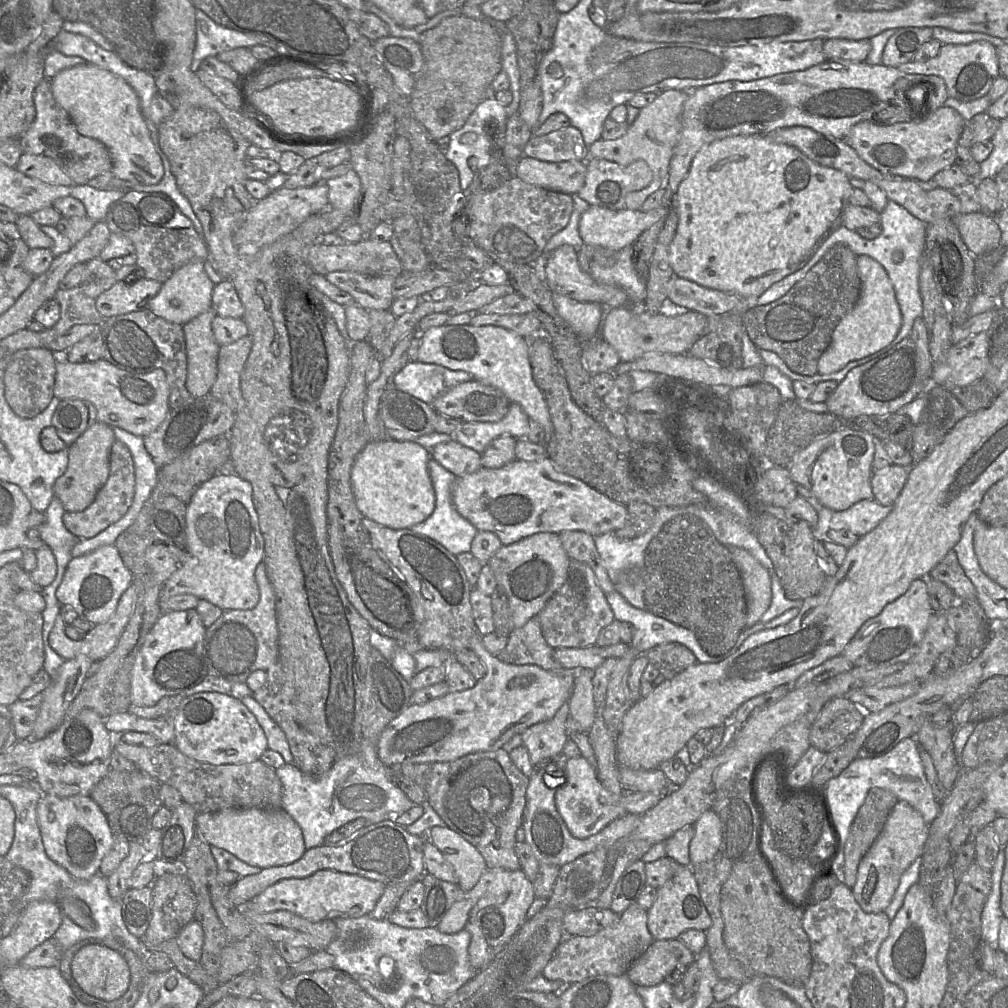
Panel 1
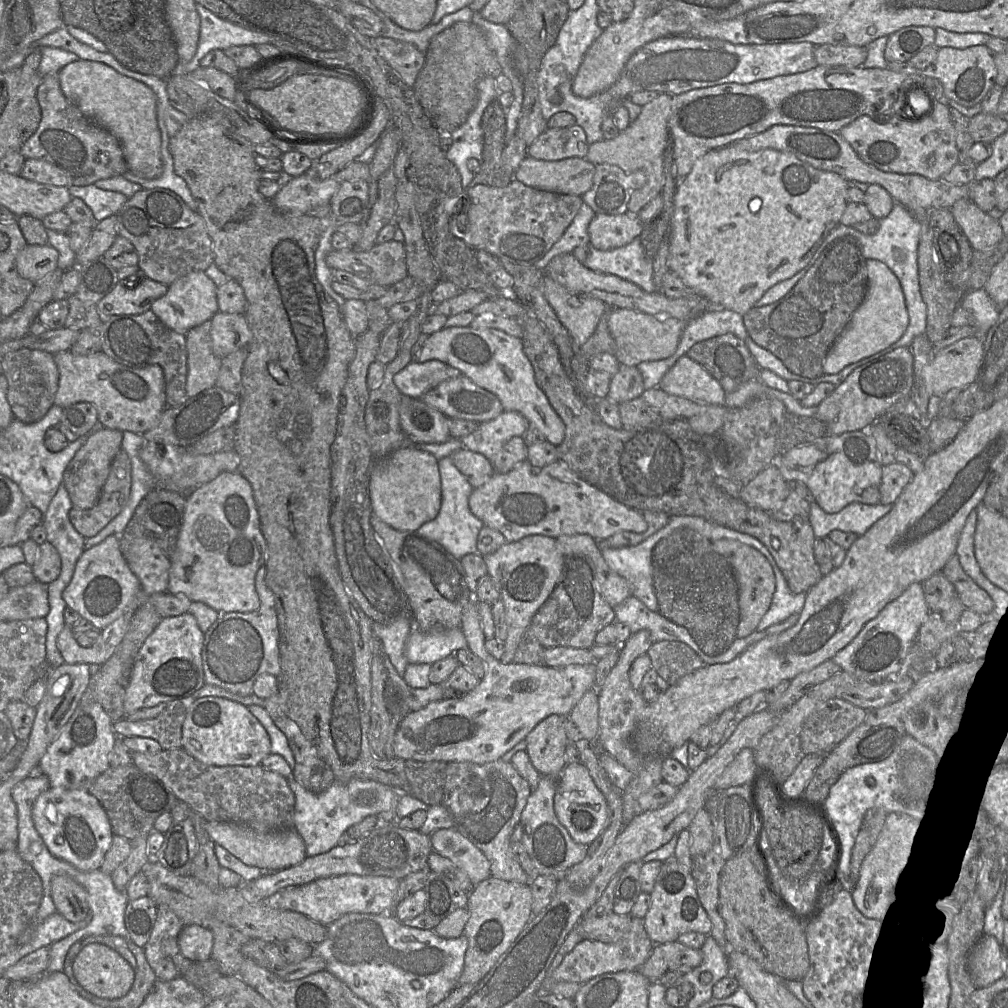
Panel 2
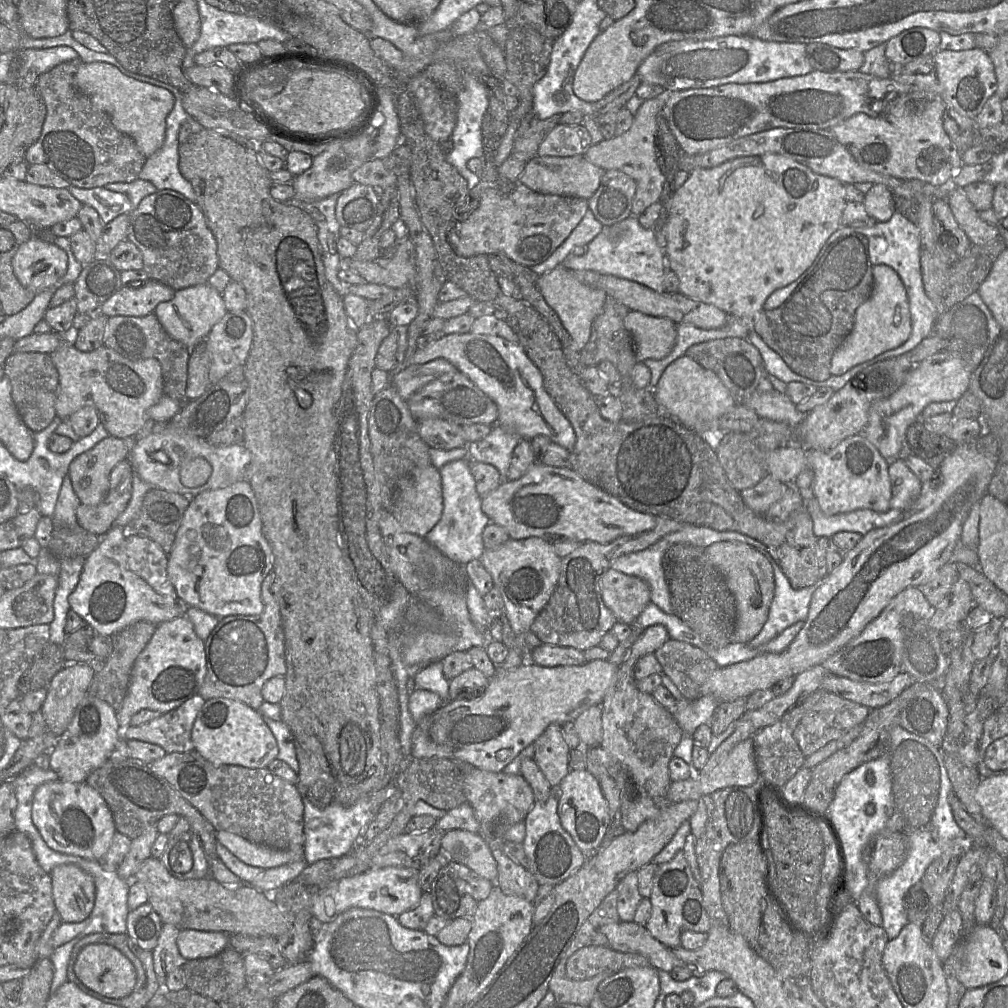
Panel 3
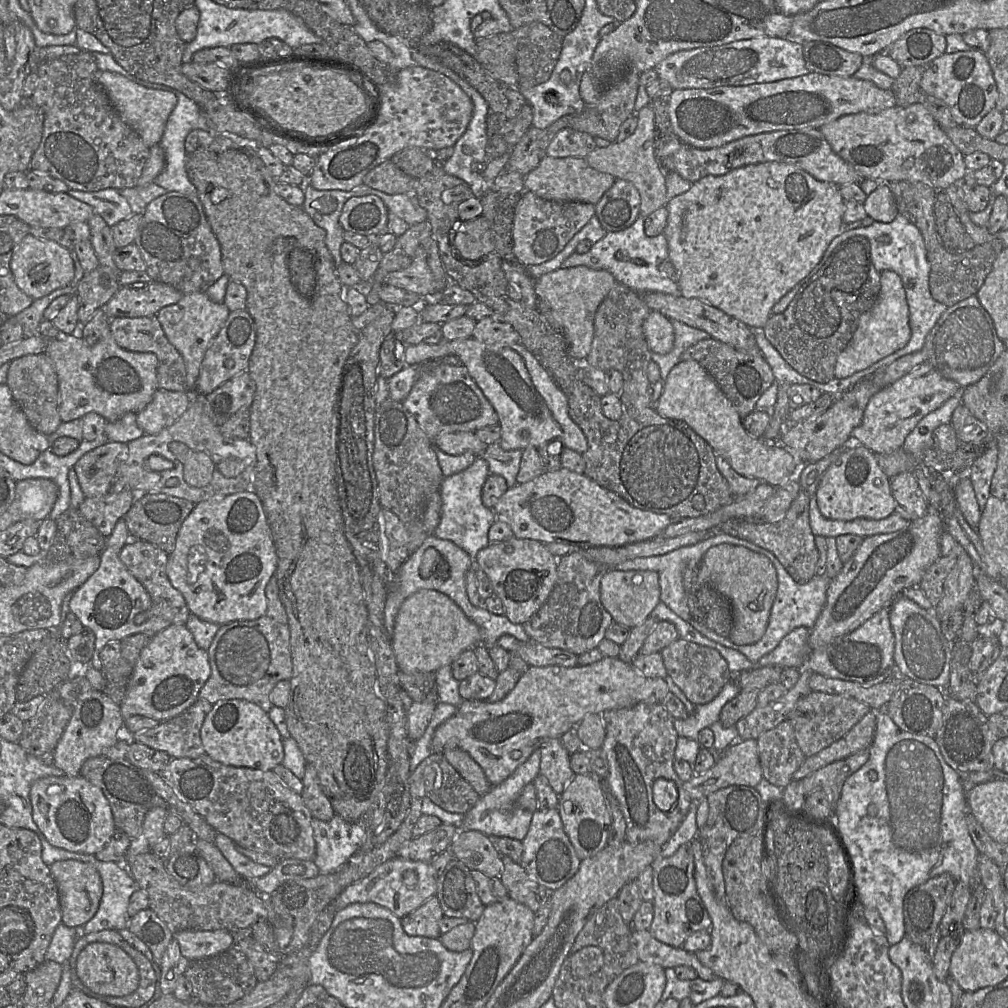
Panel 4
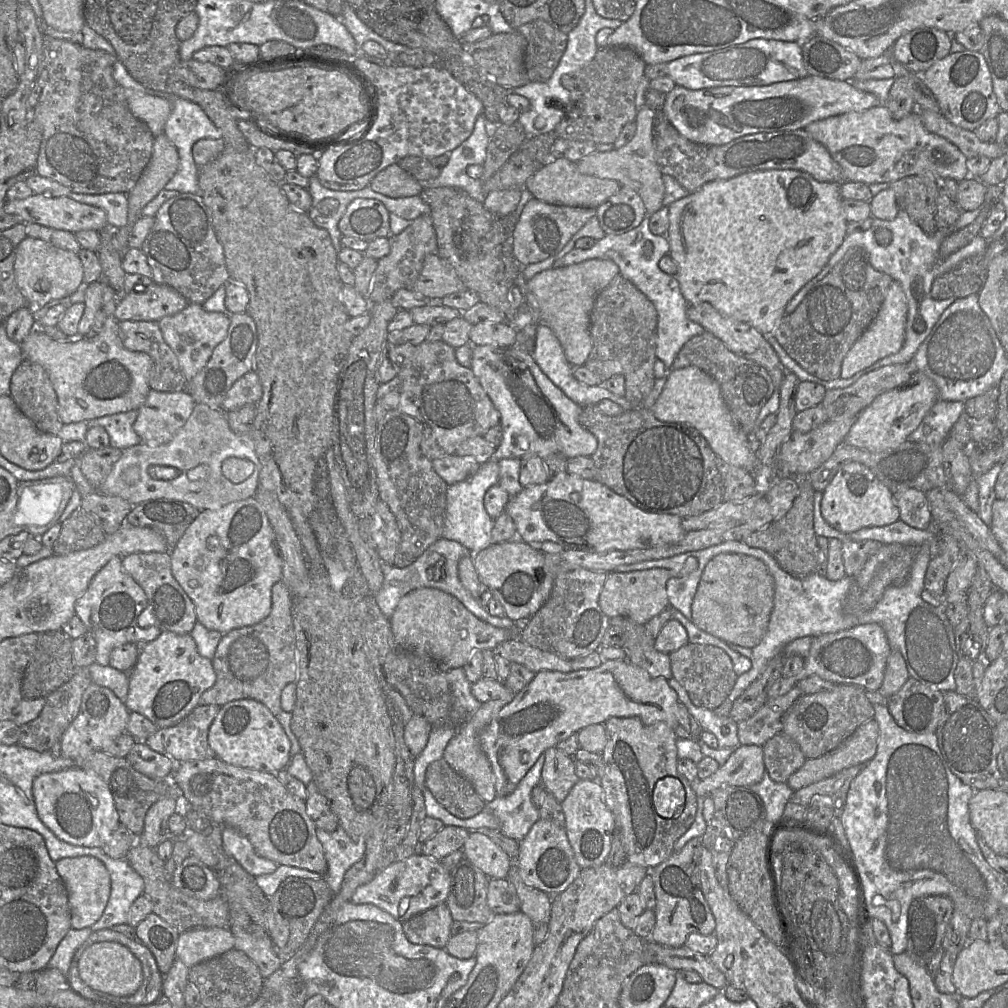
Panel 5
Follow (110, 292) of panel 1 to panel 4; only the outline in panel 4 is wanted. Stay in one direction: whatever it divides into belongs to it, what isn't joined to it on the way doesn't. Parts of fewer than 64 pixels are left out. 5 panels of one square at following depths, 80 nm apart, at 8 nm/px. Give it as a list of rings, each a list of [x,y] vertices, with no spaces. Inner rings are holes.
[[[163,282],[121,286],[104,310],[110,318],[151,317],[156,316],[162,308],[179,302],[183,295]]]

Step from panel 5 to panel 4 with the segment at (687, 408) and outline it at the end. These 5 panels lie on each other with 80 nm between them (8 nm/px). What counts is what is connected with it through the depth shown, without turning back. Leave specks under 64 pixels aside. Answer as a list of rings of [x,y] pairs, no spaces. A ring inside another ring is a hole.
[[[681,360],[670,371],[664,385],[663,392],[655,405],[656,412],[672,420],[686,423],[697,435],[704,439],[715,451],[716,455],[724,456],[733,469],[741,475],[757,478],[761,482],[774,487],[781,485],[785,480],[794,477],[803,463],[778,442],[768,442],[751,436],[742,424],[742,418],[730,400],[720,389],[714,378],[694,360]]]

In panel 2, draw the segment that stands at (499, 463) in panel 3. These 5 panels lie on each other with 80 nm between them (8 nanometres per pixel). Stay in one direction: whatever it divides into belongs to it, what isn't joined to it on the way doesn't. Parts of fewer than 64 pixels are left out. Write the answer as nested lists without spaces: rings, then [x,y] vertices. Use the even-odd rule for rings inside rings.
[[[504,410],[496,418],[479,423],[473,433],[459,440],[463,448],[481,453],[492,463],[503,445],[513,437],[523,437],[529,425],[520,413]]]

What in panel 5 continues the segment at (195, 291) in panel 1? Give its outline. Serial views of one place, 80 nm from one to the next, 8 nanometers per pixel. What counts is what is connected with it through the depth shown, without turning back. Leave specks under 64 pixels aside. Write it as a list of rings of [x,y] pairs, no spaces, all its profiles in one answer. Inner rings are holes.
[[[189,303],[181,312],[165,316],[159,321],[164,340],[178,359],[180,369],[186,382],[204,368],[215,347],[227,336],[230,325],[230,315],[221,312],[208,312],[202,305]]]

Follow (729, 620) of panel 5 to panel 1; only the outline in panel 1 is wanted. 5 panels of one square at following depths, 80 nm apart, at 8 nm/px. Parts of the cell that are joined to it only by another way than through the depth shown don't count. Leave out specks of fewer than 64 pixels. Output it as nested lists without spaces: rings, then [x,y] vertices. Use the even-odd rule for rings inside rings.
[[[736,546],[727,548],[742,578],[747,605],[746,628],[749,628],[760,621],[770,606],[771,577],[768,570],[747,550]]]

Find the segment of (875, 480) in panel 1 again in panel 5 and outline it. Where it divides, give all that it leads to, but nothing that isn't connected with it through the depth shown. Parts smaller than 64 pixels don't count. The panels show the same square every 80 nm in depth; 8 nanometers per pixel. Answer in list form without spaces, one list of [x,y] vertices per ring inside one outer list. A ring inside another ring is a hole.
[[[916,488],[897,490],[893,493],[899,508],[900,519],[909,526],[926,530],[932,520],[932,513],[926,493]]]

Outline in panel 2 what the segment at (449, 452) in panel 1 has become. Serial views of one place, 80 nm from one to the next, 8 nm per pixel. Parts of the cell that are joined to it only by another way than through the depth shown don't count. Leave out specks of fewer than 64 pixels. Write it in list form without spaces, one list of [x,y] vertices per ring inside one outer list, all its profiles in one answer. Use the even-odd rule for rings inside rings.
[[[461,448],[450,458],[474,489],[484,485],[496,473],[492,463],[481,453]]]

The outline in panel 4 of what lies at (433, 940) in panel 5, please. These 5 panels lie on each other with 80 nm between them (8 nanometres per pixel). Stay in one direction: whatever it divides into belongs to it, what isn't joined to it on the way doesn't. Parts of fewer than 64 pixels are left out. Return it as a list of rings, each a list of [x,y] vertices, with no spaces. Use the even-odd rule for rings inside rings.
[[[436,896],[426,900],[419,908],[401,919],[404,931],[410,936],[440,939],[439,923],[444,917]]]

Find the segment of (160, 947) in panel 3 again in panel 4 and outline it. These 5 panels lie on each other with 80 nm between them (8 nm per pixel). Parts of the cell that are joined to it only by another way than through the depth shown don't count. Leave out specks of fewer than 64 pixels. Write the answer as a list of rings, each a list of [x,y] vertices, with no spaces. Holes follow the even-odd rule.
[[[175,938],[169,943],[160,965],[160,990],[161,994],[173,994],[178,978],[185,973],[190,961],[180,951]]]

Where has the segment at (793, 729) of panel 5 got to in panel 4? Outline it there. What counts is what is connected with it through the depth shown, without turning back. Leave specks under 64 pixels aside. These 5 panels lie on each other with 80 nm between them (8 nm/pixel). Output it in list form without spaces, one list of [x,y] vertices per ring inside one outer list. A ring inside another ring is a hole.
[[[811,691],[798,702],[788,719],[799,748],[810,757],[844,737],[870,711],[869,705],[853,697]]]

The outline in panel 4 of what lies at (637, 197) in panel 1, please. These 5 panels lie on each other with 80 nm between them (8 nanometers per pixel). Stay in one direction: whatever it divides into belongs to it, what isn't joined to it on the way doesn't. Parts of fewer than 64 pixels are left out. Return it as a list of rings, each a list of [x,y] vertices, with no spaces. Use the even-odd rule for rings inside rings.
[[[650,104],[636,113],[638,120],[635,132],[625,140],[614,141],[607,147],[597,147],[590,152],[586,161],[588,165],[602,173],[631,182],[640,194],[640,216],[647,217],[667,204],[665,172],[655,156],[655,112]]]

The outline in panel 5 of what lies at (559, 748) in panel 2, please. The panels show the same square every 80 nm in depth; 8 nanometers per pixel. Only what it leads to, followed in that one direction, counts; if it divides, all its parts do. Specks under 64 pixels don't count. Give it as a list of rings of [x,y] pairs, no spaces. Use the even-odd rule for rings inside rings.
[[[556,746],[545,752],[541,784],[558,802],[562,803],[571,788],[579,781],[575,770],[575,760]]]

